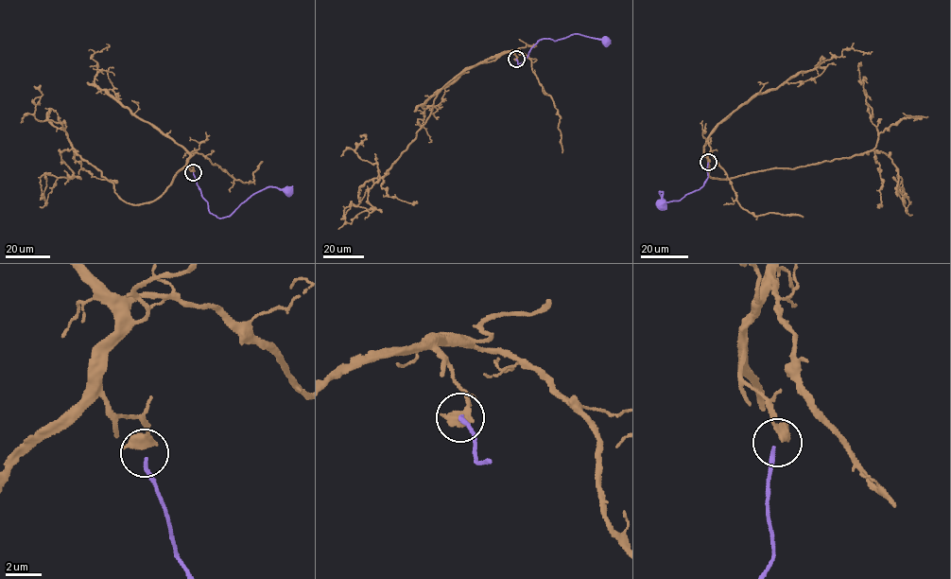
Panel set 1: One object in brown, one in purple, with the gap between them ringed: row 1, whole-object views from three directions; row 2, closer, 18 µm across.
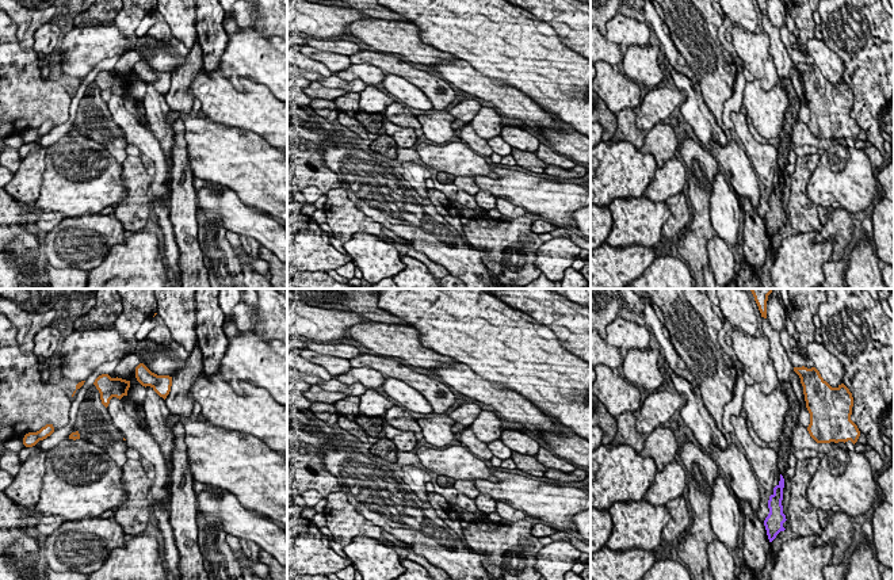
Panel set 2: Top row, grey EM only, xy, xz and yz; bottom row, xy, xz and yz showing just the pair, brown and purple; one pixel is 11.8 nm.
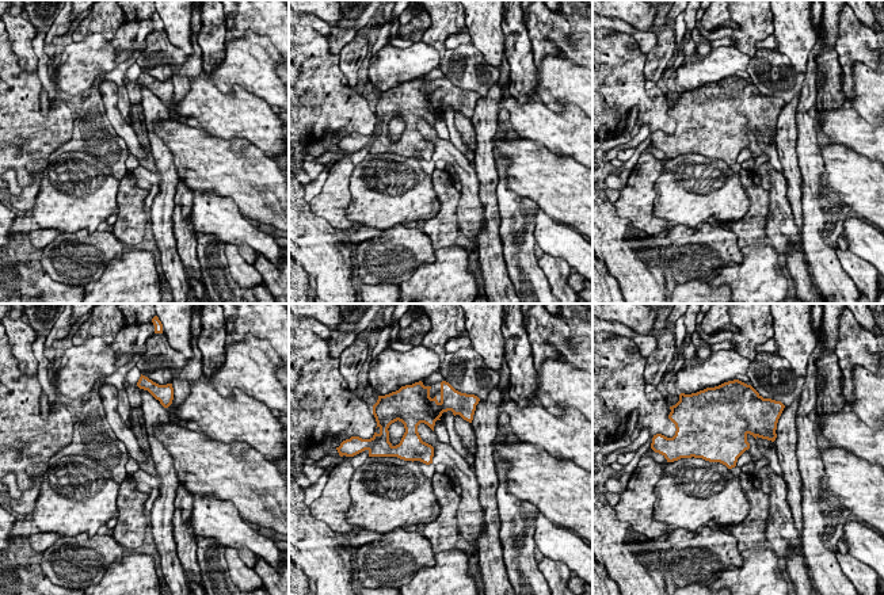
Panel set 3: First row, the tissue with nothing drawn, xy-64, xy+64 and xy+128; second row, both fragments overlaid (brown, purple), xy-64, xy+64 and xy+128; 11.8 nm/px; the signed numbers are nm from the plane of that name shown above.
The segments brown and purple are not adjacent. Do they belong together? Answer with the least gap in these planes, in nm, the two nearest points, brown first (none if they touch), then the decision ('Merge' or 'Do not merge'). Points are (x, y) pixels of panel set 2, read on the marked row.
Distance 600 nm. Across: yz (814, 439), (780, 474). Do not merge

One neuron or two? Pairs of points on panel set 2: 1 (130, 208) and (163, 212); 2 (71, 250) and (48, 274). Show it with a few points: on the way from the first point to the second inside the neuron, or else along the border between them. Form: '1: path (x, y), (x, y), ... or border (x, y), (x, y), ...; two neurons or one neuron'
1: border (152, 198), (151, 212); two neurons
2: border (49, 262), (54, 267), (76, 267), (84, 271); two neurons

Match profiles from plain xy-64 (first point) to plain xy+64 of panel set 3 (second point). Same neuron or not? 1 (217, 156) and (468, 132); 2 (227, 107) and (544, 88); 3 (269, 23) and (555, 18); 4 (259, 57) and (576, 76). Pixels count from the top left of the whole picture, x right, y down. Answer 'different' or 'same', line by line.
1: different
2: different
3: different
4: same

